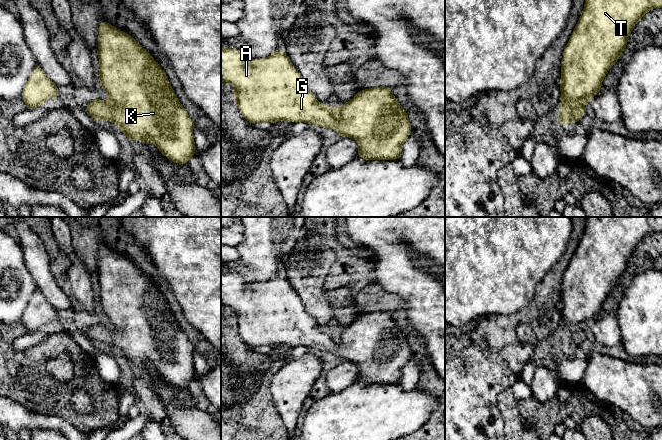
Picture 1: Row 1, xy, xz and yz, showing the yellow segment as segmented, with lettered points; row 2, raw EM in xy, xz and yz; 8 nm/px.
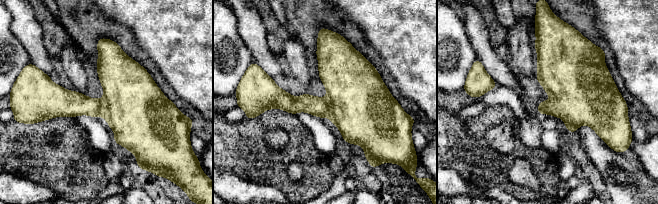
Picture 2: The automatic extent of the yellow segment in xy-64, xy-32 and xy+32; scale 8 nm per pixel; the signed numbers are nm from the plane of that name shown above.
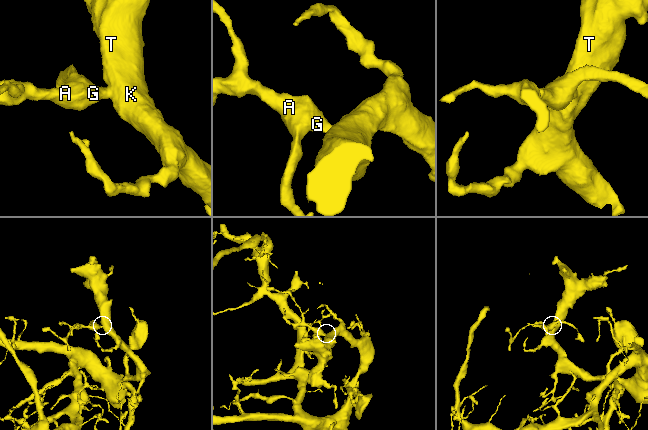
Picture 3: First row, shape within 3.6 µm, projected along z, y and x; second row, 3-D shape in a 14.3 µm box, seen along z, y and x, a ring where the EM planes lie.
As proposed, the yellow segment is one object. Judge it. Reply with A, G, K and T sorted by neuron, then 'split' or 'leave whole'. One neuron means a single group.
A G K T; leave whole

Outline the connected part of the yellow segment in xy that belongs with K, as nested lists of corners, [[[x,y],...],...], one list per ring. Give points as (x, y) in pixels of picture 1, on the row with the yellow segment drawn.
[[[100,20],[98,51],[100,62],[99,83],[108,93],[109,100],[91,98],[84,111],[93,119],[112,121],[128,141],[153,142],[171,161],[187,164],[195,156],[193,137],[195,122],[181,105],[165,72],[134,38],[106,21]]]

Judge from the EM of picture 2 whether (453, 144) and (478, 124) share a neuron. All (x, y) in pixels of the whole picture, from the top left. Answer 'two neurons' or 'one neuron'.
one neuron

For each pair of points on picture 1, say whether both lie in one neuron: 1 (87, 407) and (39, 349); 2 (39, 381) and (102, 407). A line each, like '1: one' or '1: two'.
1: two
2: one

